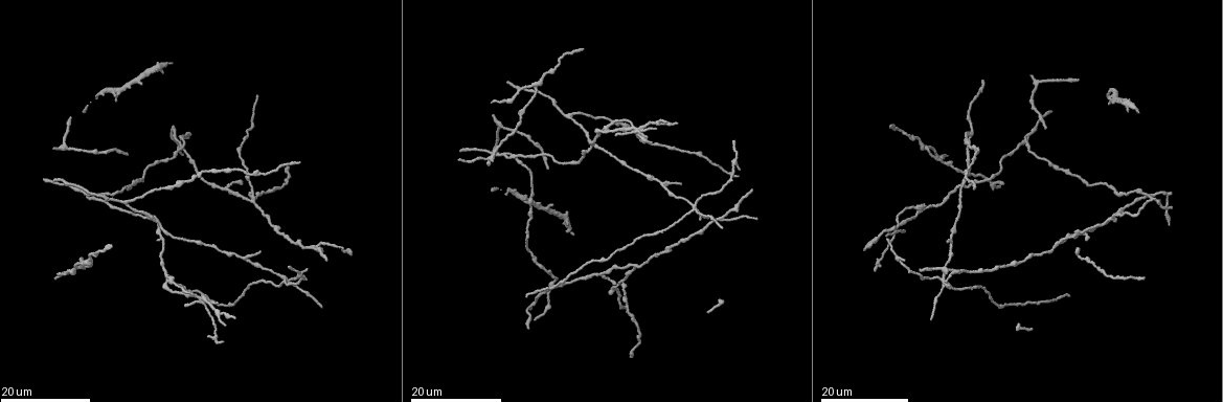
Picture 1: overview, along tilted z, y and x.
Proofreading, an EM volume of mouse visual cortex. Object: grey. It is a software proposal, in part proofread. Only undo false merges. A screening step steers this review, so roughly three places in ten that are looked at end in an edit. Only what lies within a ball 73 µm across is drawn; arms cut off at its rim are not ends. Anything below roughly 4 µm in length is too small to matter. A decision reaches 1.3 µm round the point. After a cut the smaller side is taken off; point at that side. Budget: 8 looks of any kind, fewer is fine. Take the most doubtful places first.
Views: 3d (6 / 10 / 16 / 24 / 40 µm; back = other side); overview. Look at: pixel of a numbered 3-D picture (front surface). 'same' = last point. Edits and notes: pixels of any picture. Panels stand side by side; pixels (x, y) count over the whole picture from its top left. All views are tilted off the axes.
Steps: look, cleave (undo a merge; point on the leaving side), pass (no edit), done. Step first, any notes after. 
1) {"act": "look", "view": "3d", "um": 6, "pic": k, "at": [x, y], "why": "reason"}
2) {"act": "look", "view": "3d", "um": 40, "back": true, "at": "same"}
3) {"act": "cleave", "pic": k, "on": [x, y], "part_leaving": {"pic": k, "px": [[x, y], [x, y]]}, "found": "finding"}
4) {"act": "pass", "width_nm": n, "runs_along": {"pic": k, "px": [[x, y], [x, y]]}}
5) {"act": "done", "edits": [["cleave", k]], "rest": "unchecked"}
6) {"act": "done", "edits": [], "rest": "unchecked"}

{"act": "look", "view": "3d", "um": 16, "pic": 1, "at": [199, 300], "why": "looks like a crossing"}

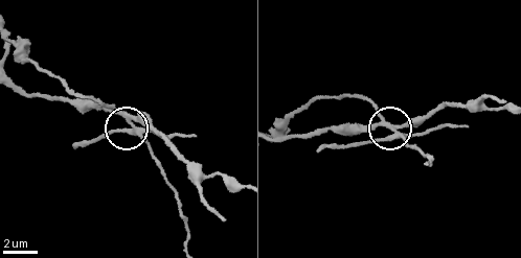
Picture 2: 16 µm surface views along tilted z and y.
{"act": "look", "view": "3d", "um": 10, "pic": 2, "at": [395, 130]}

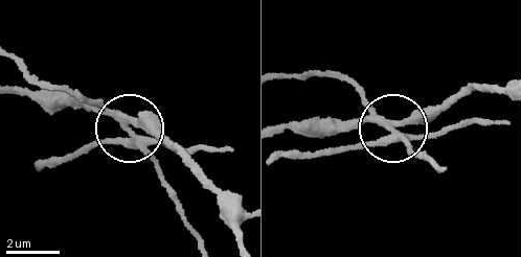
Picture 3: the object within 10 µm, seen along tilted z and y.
{"act": "cleave", "pic": 3, "on": [360, 90], "part_leaving": {"pic": 3, "px": [[382, 119], [410, 157], [436, 169]]}, "found": "a second neuron is stuck on"}

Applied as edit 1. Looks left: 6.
{"act": "look", "view": "overview"}

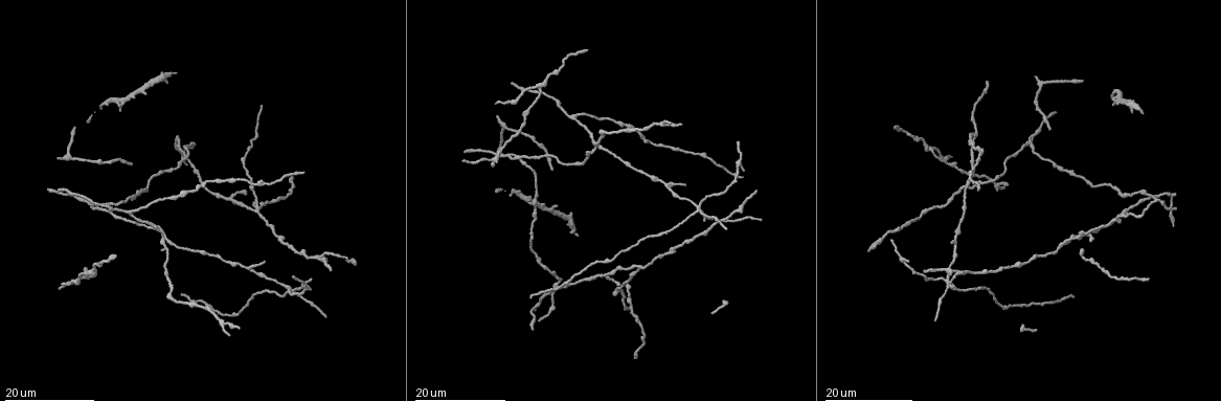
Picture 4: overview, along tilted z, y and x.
{"act": "look", "view": "3d", "um": 24, "pic": 4, "at": [946, 279], "why": "two arms at a narrow angle"}

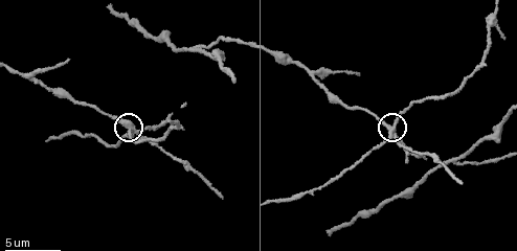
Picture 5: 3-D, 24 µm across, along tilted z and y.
{"act": "look", "view": "3d", "um": 6, "pic": 5, "at": [390, 132]}

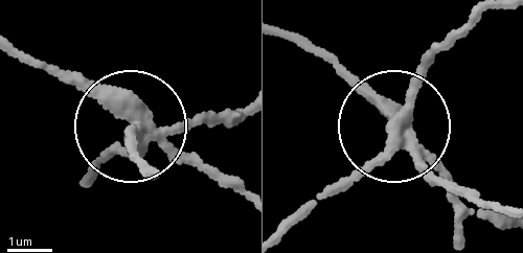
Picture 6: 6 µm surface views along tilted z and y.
{"act": "cleave", "pic": 6, "on": [114, 151], "width_nm": 290, "found": "a second neuron is stuck on"}

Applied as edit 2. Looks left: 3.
{"act": "look", "view": "3d", "um": 24, "pic": 4, "at": [594, 148], "why": "three arms meet"}

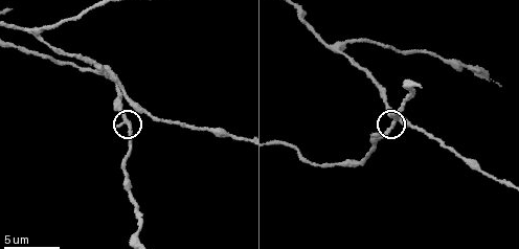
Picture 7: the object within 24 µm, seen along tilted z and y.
{"act": "look", "view": "3d", "um": 6, "pic": 7, "at": [130, 123]}

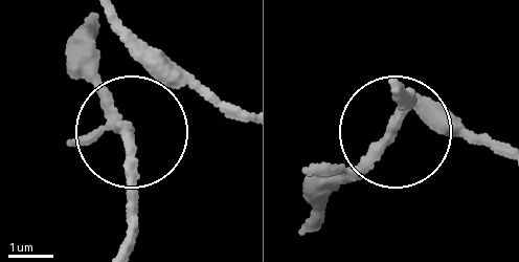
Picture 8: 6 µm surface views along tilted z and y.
{"act": "pass", "arms": 3, "runs_along": {"pic": 8, "px": [[83, 20], [82, 42], [129, 138], [134, 223]]}, "found": "one neuron here"}

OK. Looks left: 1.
{"act": "look", "view": "3d", "um": 10, "pic": 7, "at": [337, 42], "why": "three arms meet"}

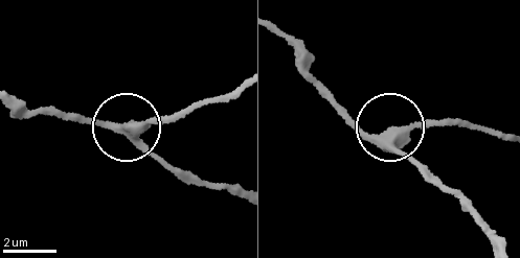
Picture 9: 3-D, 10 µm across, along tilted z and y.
{"act": "pass", "runs_along": {"pic": 9, "px": [[241, 196], [163, 167], [125, 127], [66, 117]]}, "found": "continuous, no second neuron"}

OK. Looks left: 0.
{"act": "done", "edits": [["cleave", 3], ["cleave", 6]], "rest": "unchecked"}

